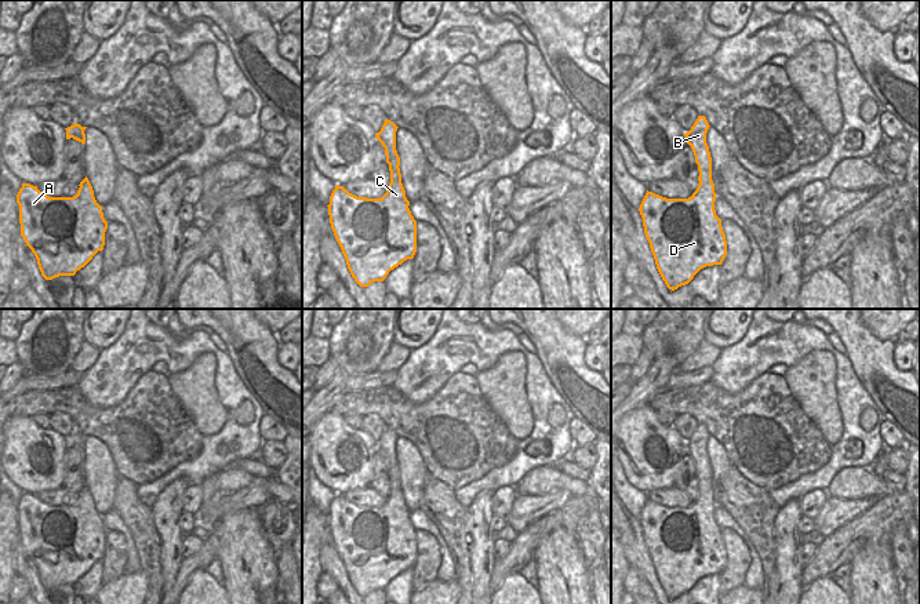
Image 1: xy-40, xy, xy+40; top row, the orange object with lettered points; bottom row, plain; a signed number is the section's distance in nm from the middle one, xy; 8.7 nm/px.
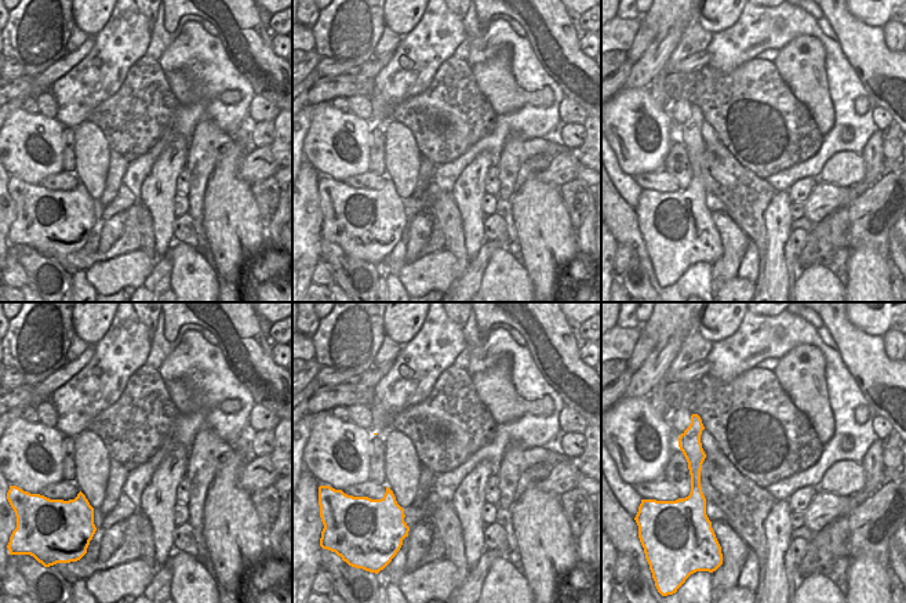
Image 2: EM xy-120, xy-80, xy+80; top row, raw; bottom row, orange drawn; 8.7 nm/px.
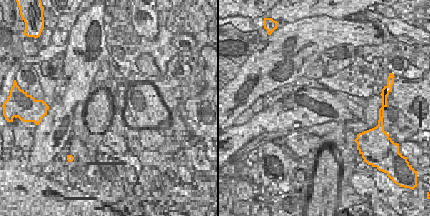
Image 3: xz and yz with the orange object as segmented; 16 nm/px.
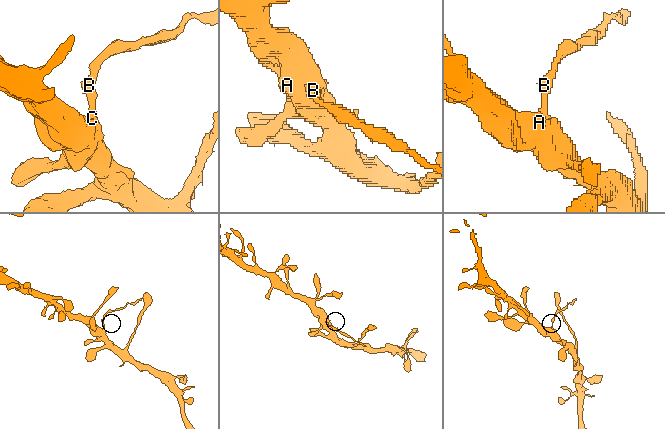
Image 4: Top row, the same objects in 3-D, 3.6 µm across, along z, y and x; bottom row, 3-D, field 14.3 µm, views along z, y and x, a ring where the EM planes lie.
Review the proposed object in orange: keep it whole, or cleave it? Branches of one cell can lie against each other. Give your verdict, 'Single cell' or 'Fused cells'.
Fused cells.

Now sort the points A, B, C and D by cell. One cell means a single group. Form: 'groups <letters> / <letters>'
groups A C D / B

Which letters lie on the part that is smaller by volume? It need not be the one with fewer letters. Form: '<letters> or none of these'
B

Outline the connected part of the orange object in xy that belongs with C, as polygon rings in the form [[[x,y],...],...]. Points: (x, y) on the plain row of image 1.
[[[389,473],[390,492],[381,507],[357,506],[343,495],[335,495],[330,505],[328,524],[334,545],[346,568],[348,578],[360,596],[383,590],[390,579],[417,561],[417,530],[400,490],[400,477]]]

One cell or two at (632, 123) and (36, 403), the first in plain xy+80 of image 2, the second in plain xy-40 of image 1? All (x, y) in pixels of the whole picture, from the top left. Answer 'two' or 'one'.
two

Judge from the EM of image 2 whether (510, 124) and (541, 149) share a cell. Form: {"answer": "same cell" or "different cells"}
{"answer": "different cells"}

